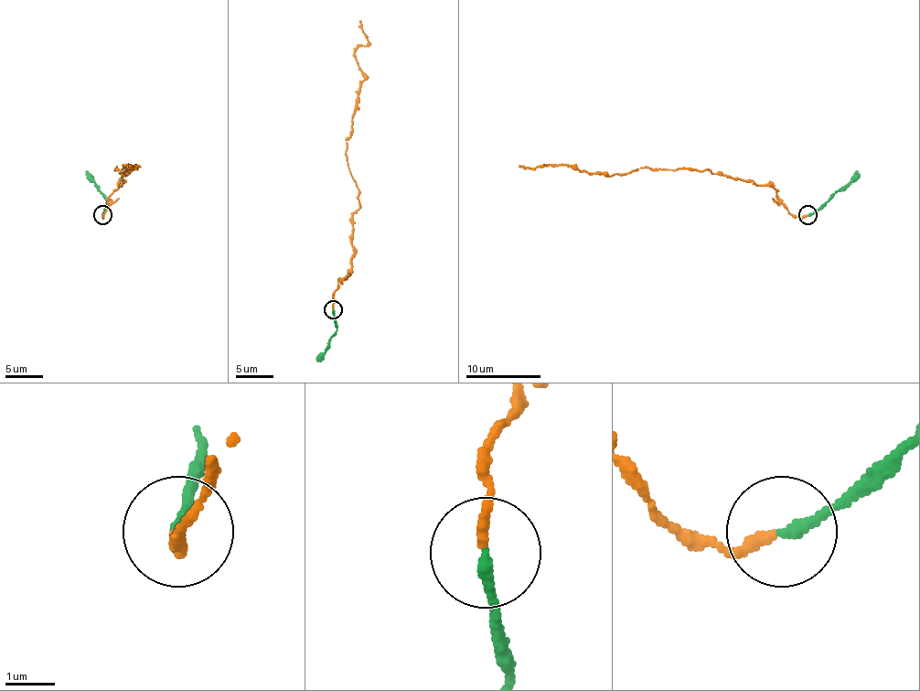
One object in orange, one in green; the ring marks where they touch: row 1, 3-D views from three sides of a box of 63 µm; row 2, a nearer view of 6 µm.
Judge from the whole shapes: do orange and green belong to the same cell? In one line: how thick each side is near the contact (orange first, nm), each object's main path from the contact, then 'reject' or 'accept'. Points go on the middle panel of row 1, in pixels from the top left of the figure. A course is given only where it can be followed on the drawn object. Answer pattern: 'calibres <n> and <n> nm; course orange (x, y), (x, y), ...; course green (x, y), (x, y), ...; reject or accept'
calibres 200 and 240 nm; course orange (334, 309), (334, 292), (350, 272), (359, 206), (347, 154), (364, 79), (354, 52), (368, 43), (359, 20); course green (334, 309), (336, 331), (316, 360); accept

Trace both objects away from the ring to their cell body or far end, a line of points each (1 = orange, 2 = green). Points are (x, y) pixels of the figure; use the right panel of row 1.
1: (807, 215), (794, 217), (770, 185), (704, 170), (636, 168), (604, 176), (550, 165), (518, 165)
2: (807, 215), (815, 213), (858, 170)

